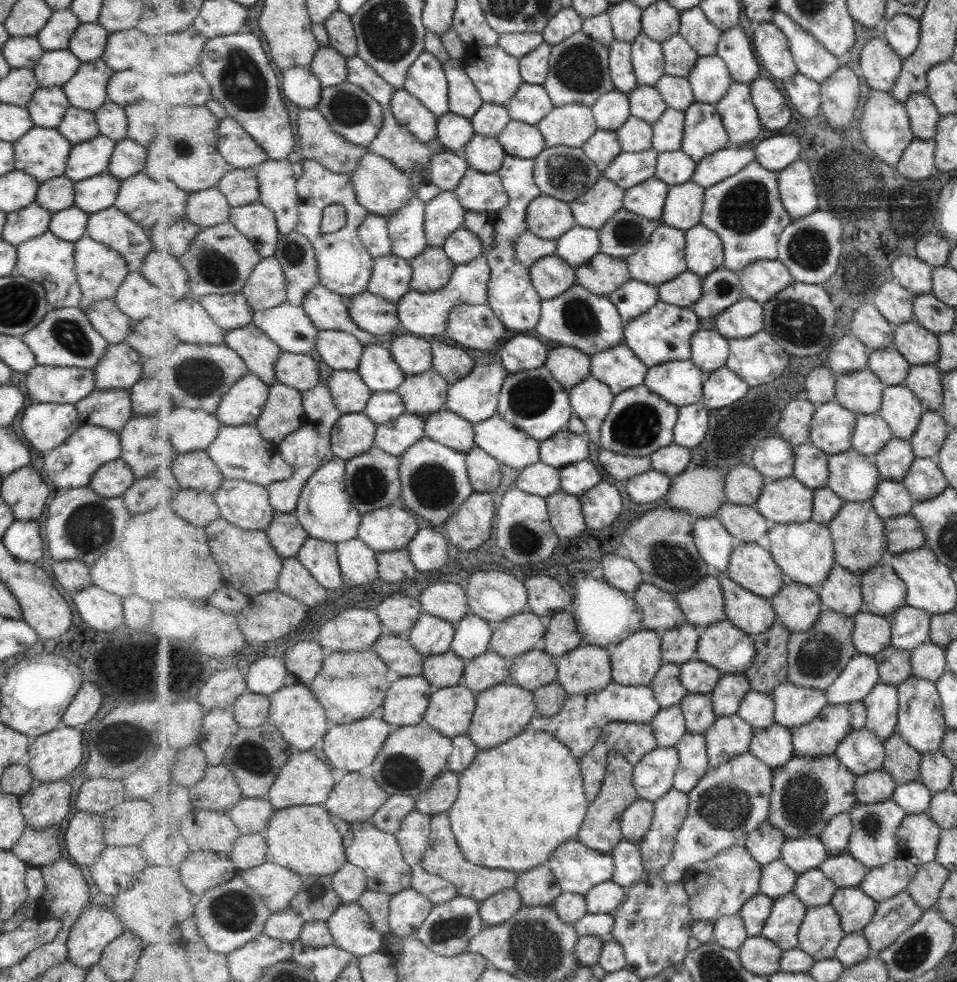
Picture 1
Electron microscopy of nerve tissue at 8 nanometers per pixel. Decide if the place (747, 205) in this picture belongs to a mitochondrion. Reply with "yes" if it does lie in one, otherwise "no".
yes

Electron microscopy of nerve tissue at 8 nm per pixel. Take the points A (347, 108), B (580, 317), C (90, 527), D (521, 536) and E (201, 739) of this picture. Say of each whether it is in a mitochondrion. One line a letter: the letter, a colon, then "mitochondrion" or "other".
A: mitochondrion
B: mitochondrion
C: mitochondrion
D: mitochondrion
E: other

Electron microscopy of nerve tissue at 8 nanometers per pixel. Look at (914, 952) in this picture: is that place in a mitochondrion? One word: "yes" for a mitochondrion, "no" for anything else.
yes

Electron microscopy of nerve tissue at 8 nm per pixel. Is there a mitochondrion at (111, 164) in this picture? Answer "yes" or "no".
no

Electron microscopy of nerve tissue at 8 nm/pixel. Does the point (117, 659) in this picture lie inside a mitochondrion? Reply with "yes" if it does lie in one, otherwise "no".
no

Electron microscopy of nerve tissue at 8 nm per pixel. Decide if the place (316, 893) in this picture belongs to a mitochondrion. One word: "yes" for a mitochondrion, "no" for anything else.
yes

